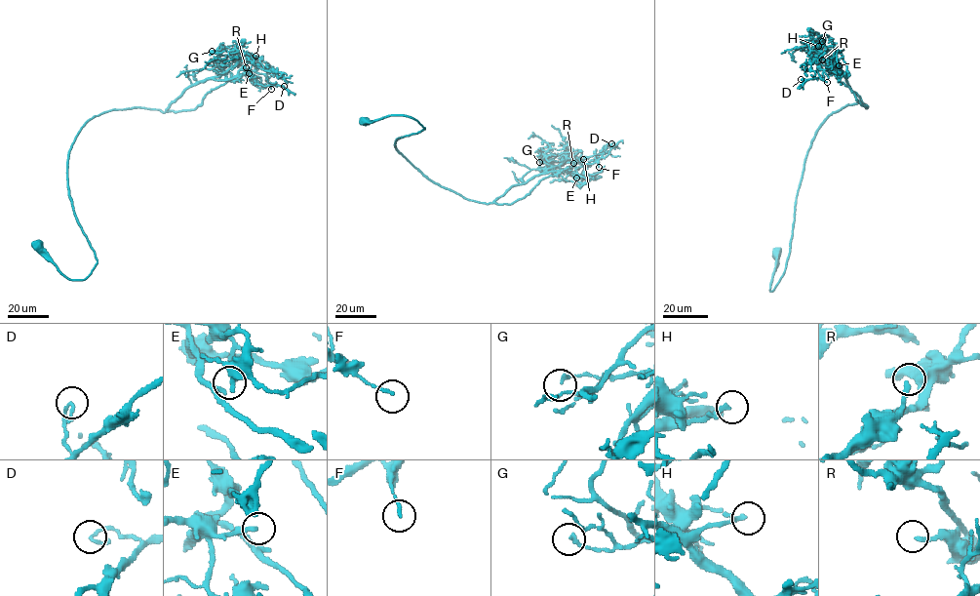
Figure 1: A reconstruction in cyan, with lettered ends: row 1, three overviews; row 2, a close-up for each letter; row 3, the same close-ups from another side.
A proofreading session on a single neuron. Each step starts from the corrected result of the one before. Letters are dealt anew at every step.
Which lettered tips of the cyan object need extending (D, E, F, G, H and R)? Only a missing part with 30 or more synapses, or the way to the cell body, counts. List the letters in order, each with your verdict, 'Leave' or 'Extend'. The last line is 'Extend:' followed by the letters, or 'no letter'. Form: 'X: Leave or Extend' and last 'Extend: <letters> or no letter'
D: Leave
E: Extend
F: Leave
G: Leave
H: Leave
R: Leave
Extend: E

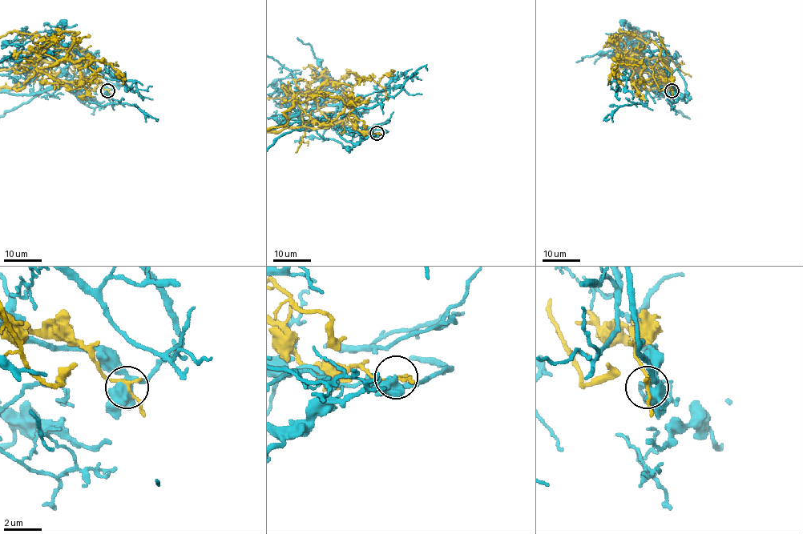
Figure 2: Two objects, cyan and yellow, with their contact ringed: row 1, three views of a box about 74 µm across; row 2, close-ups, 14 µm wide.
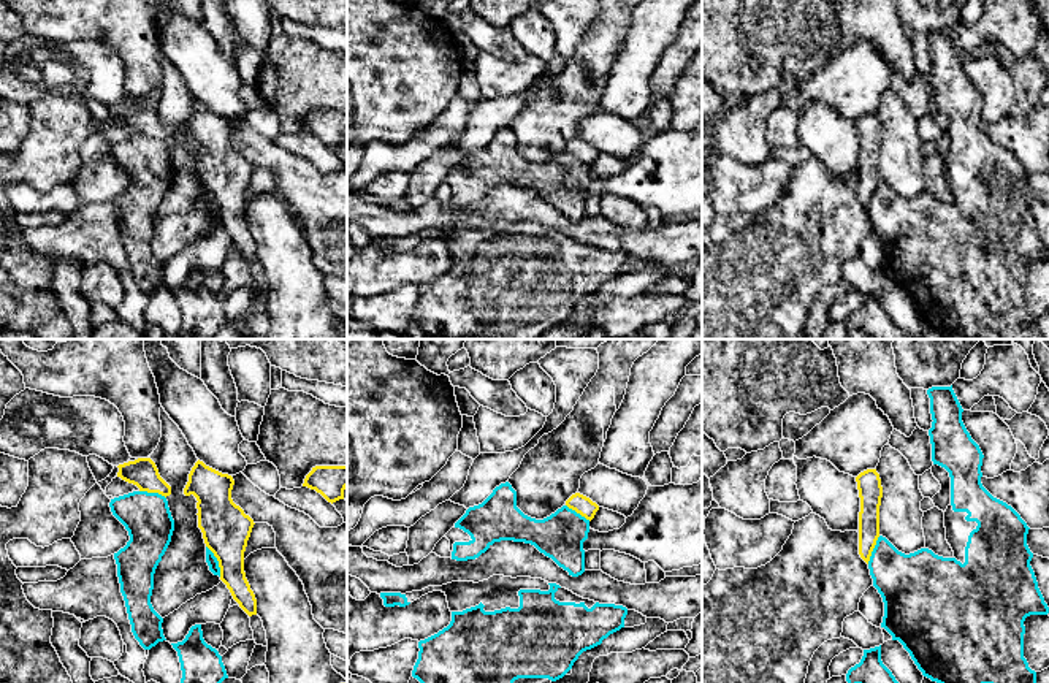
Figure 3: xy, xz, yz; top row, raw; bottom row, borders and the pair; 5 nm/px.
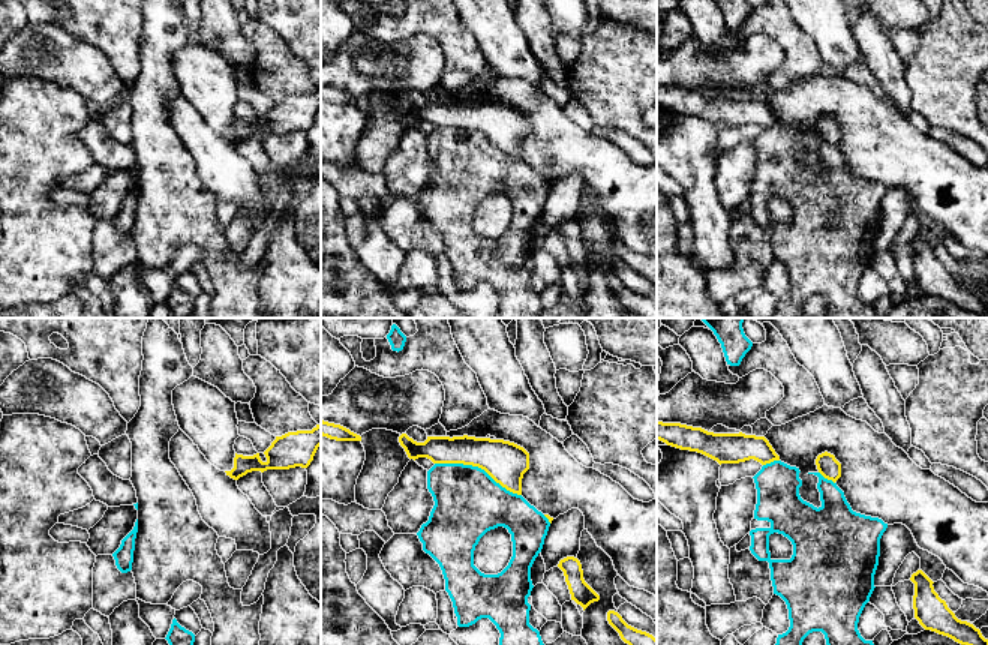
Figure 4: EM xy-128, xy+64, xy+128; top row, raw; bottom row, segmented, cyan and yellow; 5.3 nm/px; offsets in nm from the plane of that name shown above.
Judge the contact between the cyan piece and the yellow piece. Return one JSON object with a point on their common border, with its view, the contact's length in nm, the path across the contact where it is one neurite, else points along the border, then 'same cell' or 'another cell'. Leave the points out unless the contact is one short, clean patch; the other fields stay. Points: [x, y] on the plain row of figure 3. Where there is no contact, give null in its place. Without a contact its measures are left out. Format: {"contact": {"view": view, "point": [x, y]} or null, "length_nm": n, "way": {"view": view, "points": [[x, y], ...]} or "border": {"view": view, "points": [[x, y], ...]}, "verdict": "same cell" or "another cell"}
{"contact": {"view": "xy", "point": [217, 206]}, "length_nm": 180, "verdict": "another cell"}

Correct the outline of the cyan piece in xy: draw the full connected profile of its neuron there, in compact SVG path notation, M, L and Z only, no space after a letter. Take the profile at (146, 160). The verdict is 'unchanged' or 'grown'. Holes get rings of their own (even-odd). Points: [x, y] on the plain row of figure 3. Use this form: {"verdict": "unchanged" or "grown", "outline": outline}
{"verdict": "unchanged", "outline": "M133 136L111 144L109 152L130 181L114 204L132 277L144 295L151 295L166 285L163 263L154 255L151 241L154 219L171 187L174 165L166 143L158 138Z"}

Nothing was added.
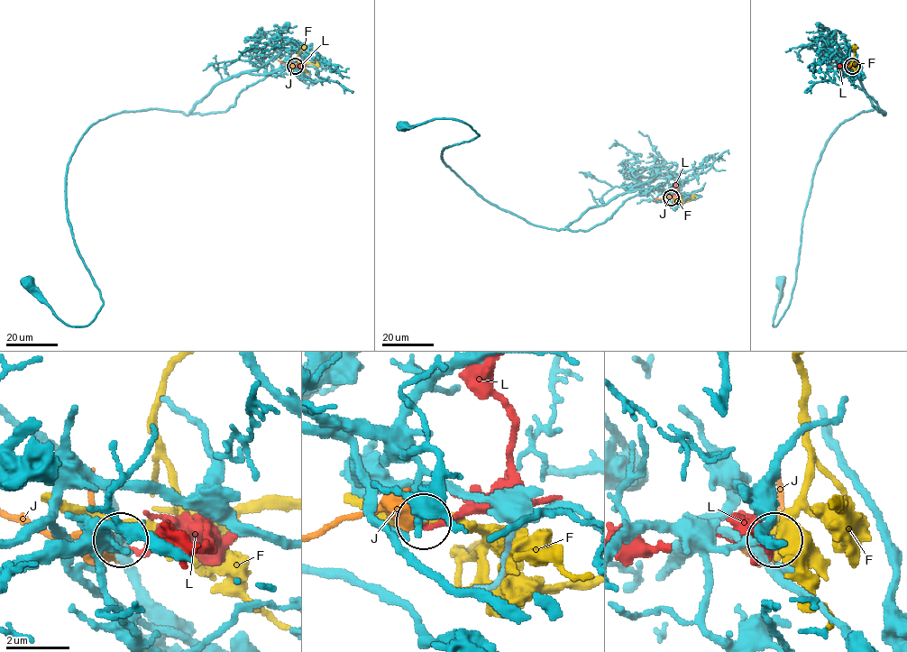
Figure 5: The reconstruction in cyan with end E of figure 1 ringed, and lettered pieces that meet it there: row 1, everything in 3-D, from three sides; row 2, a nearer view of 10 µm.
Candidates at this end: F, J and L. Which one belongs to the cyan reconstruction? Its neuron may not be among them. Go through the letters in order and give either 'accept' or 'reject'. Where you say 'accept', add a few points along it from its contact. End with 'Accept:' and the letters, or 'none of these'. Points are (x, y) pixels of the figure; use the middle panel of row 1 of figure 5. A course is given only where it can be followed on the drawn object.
F: reject
J: reject
L: reject
Accept: none of these

